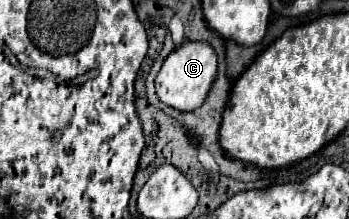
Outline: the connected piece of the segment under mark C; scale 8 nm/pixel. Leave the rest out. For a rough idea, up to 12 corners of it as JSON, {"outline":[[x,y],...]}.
{"outline":[[186,41],[164,59],[156,95],[168,107],[204,103],[218,57]]}

